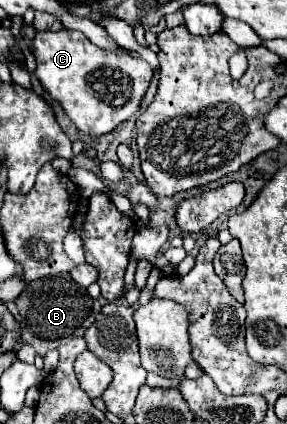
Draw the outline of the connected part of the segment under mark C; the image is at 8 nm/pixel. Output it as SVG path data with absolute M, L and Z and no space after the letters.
M61 29L55 33L35 33L31 53L37 61L33 75L63 107L73 125L89 137L101 137L133 117L139 111L141 99L145 97L153 79L153 71L147 61L103 51L81 31Z

